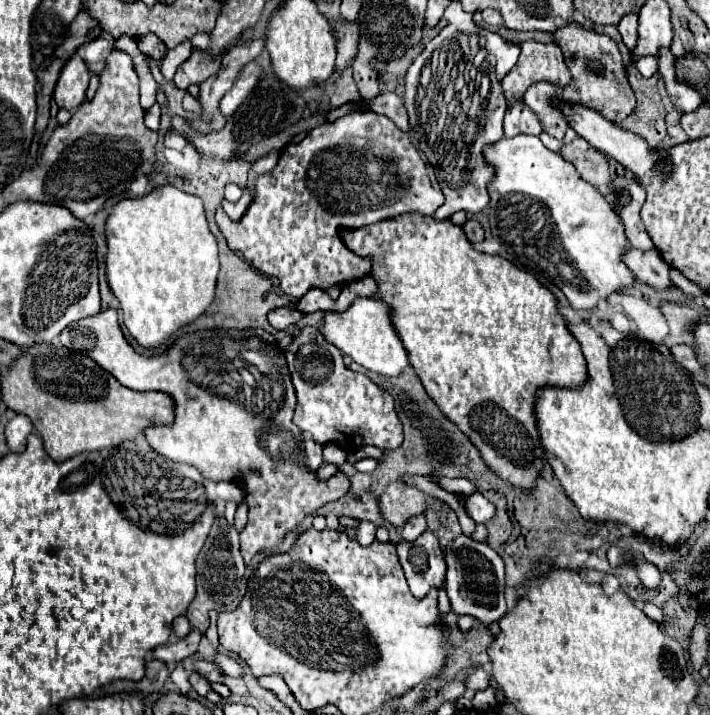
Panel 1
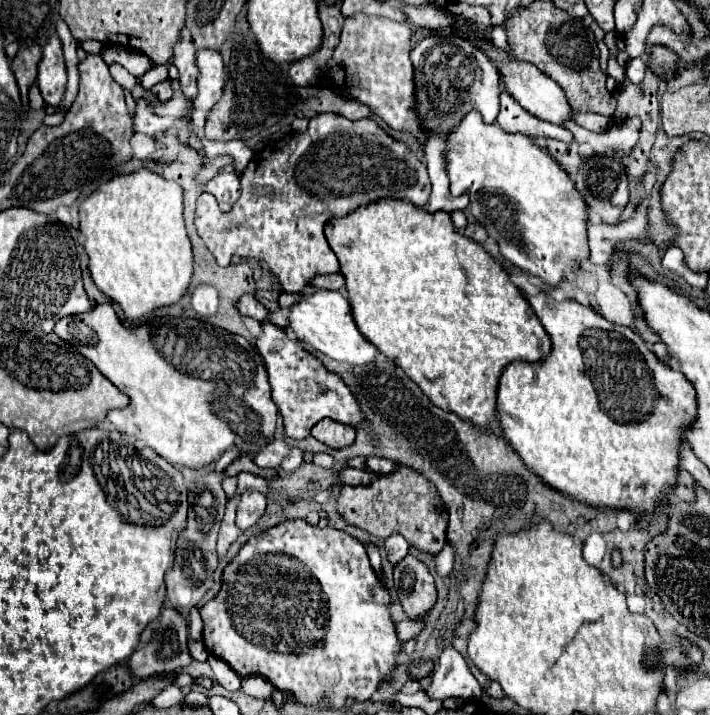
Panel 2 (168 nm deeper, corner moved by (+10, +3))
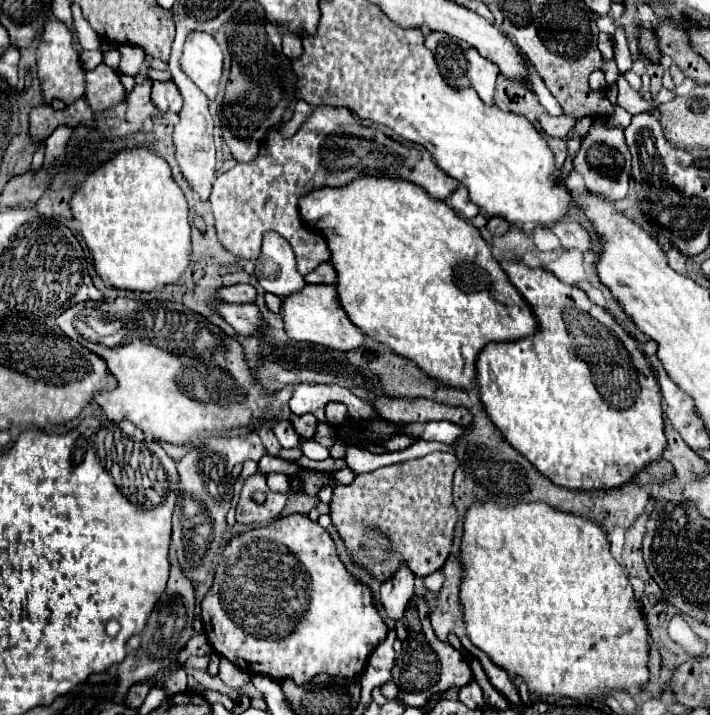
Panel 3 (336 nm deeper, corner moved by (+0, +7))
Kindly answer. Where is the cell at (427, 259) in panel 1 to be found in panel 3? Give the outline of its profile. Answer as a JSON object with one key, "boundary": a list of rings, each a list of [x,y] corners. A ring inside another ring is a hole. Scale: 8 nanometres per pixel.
{"boundary":[[[358,178],[342,188],[314,190],[300,200],[300,214],[328,238],[332,264],[338,272],[338,296],[348,318],[366,336],[406,356],[444,386],[464,390],[474,386],[476,356],[486,344],[514,342],[538,332],[532,308],[516,292],[478,228],[412,182]]]}

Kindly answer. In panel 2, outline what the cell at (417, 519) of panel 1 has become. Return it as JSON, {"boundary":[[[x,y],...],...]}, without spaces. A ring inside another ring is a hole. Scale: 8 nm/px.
{"boundary":[[[392,536],[384,542],[384,550],[386,550],[386,560],[396,566],[398,562],[402,562],[408,554],[408,542],[402,536]]]}

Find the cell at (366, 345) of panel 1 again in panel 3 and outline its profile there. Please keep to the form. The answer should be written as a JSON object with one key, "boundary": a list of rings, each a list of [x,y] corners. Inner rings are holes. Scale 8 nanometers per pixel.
{"boundary":[[[306,284],[302,292],[284,298],[284,328],[288,338],[304,340],[312,344],[322,344],[326,348],[334,348],[340,352],[348,352],[360,348],[366,336],[352,324],[348,314],[342,310],[338,292],[334,284]]]}

